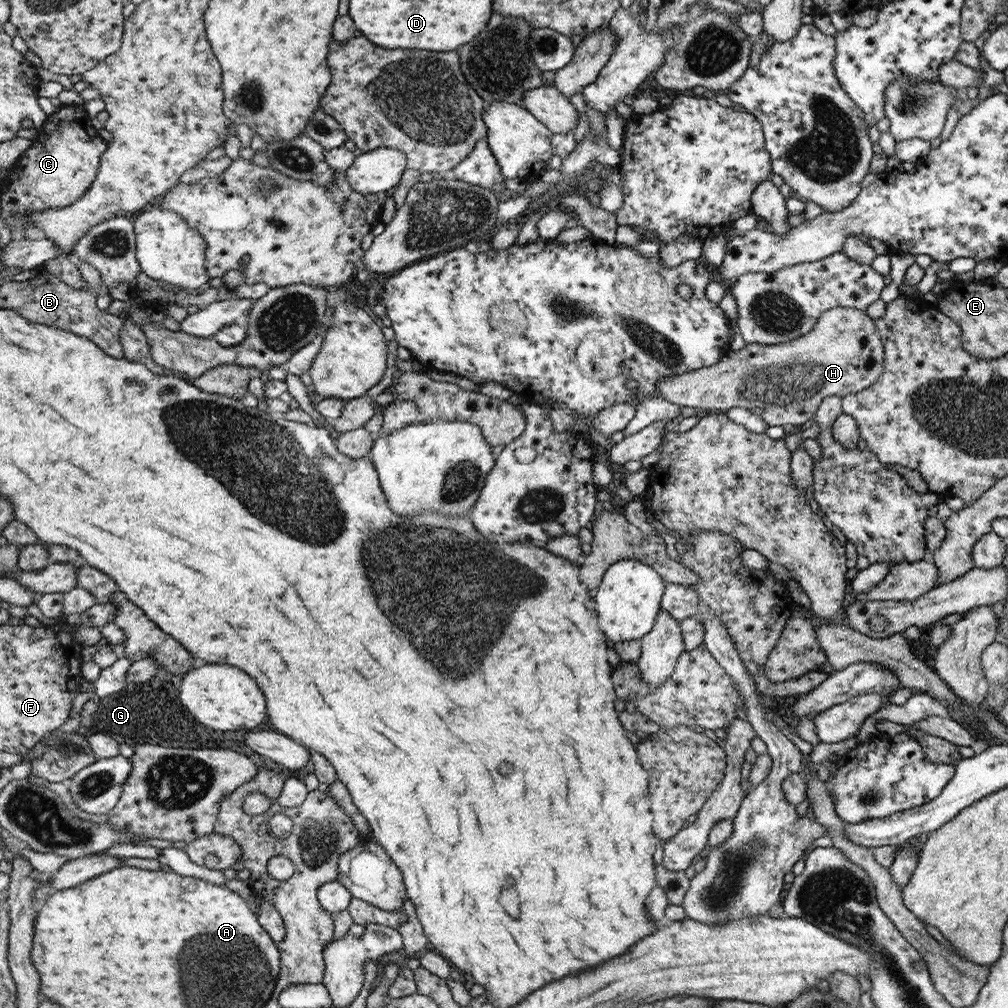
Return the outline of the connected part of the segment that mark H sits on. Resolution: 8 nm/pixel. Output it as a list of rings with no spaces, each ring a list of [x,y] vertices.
[[[838,306],[827,310],[808,334],[794,341],[774,345],[745,343],[744,348],[726,353],[716,365],[666,377],[660,384],[660,398],[706,413],[726,412],[730,408],[742,406],[761,416],[769,426],[793,424],[799,427],[815,416],[825,398],[856,394],[868,388],[878,380],[883,368],[884,345],[875,320],[866,311]]]

